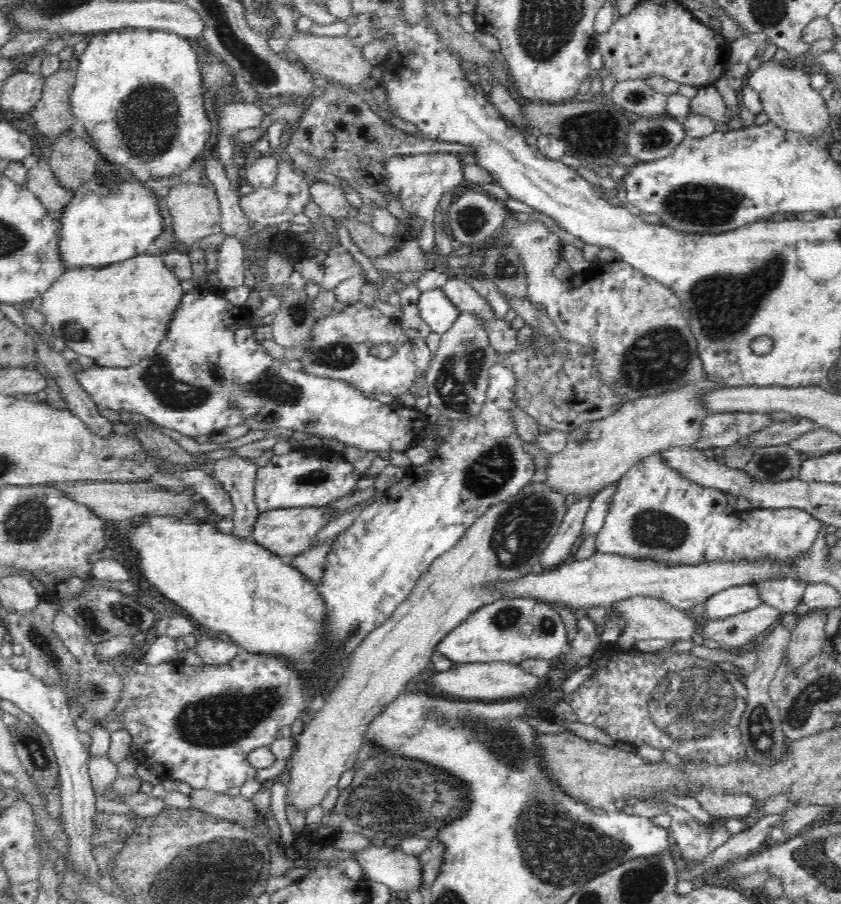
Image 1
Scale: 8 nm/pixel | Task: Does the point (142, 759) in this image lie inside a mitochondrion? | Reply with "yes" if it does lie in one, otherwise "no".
no

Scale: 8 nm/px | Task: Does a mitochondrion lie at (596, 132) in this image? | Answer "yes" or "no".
yes

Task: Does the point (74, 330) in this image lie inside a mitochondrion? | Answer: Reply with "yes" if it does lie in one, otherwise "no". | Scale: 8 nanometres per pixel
yes

